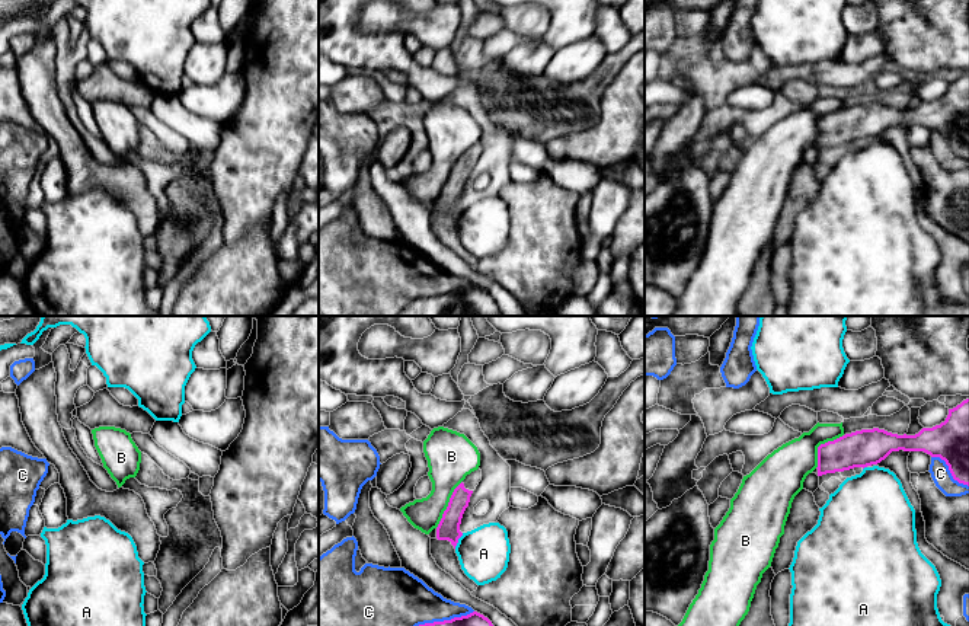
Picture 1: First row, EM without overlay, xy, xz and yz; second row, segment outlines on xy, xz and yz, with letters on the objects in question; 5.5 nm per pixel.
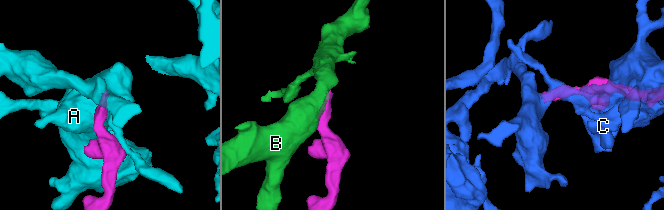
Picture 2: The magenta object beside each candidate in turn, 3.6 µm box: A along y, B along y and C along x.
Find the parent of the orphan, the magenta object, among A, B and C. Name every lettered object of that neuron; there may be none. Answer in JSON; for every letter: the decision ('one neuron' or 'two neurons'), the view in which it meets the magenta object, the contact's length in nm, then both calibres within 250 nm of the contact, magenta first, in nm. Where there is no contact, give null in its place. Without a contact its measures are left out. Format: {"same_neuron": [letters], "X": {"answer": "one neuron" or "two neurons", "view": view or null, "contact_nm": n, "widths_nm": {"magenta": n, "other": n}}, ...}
{"same_neuron": [], "A": {"answer": "two neurons", "view": "xz", "contact_nm": 100, "widths_nm": {"magenta": 130, "other": 280}}, "B": {"answer": "two neurons", "view": "xz", "contact_nm": 300, "widths_nm": {"magenta": 130, "other": 260}}, "C": {"answer": "two neurons", "view": "xz", "contact_nm": 360, "widths_nm": {"magenta": 300, "other": 300}}}

